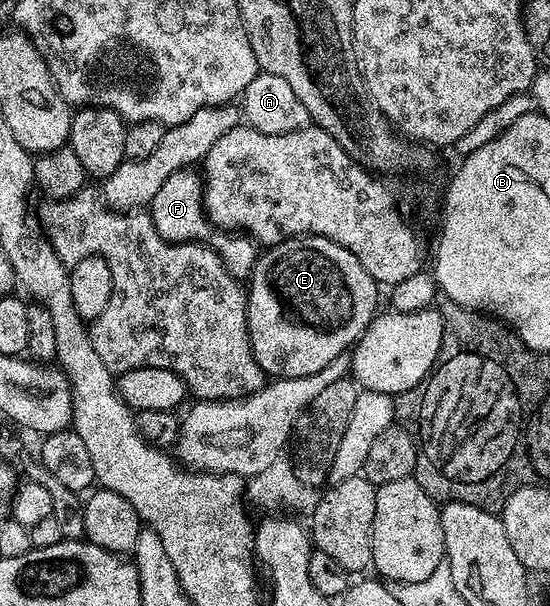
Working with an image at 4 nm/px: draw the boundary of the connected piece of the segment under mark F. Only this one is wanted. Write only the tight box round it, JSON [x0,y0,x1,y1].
[149,169,257,279]

